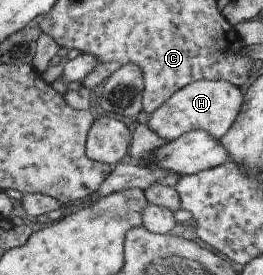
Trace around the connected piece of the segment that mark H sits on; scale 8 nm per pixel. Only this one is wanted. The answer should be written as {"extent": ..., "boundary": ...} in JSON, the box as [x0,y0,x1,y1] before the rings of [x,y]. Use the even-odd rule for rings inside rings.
{"extent":[146,80,243,141],"boundary":[[[200,80],[192,82],[170,96],[158,106],[146,120],[148,130],[152,130],[162,140],[172,141],[192,130],[204,130],[208,136],[219,140],[228,132],[232,122],[240,112],[243,95],[234,84],[222,80]]]}

